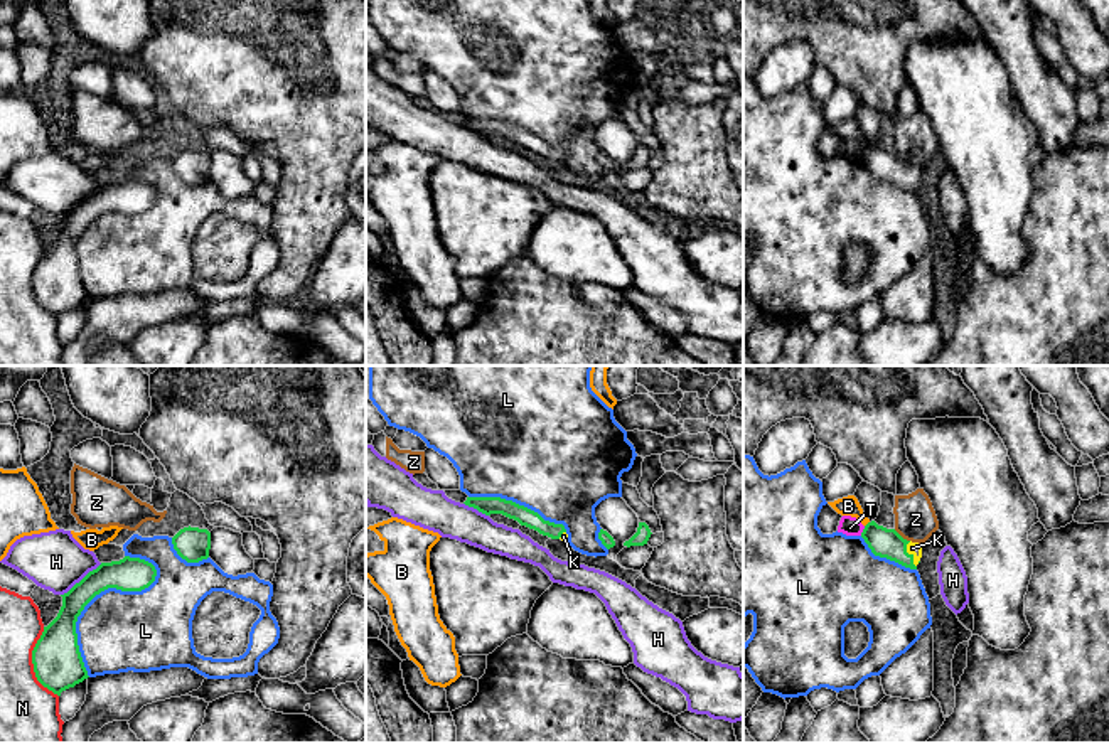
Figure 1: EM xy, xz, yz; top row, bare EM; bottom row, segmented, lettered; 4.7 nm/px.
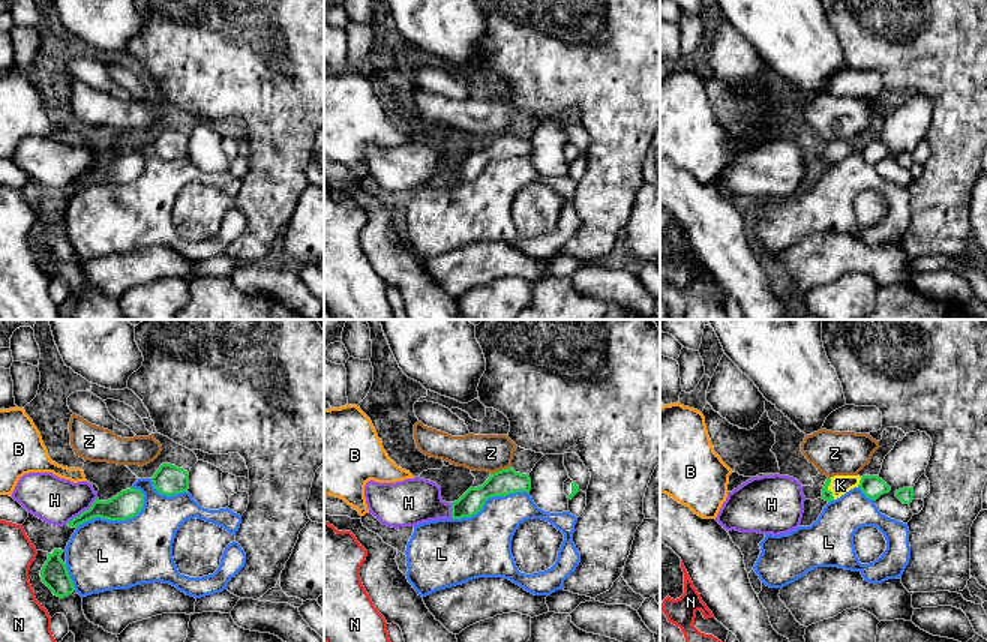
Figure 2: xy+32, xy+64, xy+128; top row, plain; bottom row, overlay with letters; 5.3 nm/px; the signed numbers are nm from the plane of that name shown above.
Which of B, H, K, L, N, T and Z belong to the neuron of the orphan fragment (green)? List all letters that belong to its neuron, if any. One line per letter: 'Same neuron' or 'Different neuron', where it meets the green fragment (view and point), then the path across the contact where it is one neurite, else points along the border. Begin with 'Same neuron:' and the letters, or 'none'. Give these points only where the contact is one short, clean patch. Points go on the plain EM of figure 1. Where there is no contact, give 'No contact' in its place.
Same neuron: K
B: Different neuron. Touches green at yz (867, 147). Boundary: yz (868, 144), (865, 149)
H: Different neuron. Touches green at xy (83, 201). Boundary: xy (101, 186), (61, 218)
K: Same neuron. Touches green at yz (910, 177). Path across: yz (887, 165), (910, 177), (912, 171)
L: Different neuron. Touches green at xy (93, 219)
N: Different neuron. Touches green at xy (32, 285)
T: Different neuron. Touches green at yz (863, 154). Boundary: yz (865, 149), (860, 157)
Z: Different neuron. Touches green at yz (900, 159)

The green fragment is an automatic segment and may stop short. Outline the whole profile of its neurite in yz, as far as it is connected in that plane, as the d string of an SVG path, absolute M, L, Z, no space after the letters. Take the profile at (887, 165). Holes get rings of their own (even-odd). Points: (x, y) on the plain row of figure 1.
M875 143L865 148L861 160L875 179L917 192L922 180L922 167L907 163L895 152L878 148Z

